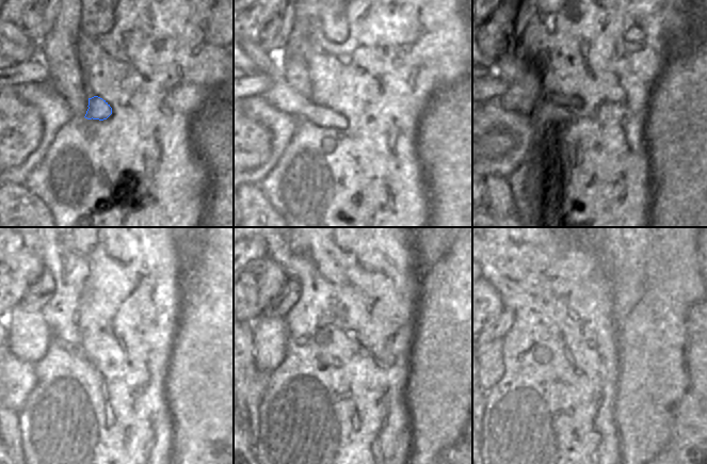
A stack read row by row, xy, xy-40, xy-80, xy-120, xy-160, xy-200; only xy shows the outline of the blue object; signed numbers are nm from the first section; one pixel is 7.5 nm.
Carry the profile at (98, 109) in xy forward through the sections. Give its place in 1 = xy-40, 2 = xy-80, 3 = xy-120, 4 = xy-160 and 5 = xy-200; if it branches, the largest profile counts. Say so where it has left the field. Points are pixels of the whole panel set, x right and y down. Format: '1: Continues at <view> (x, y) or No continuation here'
1: Continues at xy-40 (285, 98)
2: Continues at xy-80 (518, 97)
3: Continues at xy-120 (30, 336)
4: Continues at xy-160 (269, 332)
5: Continues at xy-200 (494, 368)

